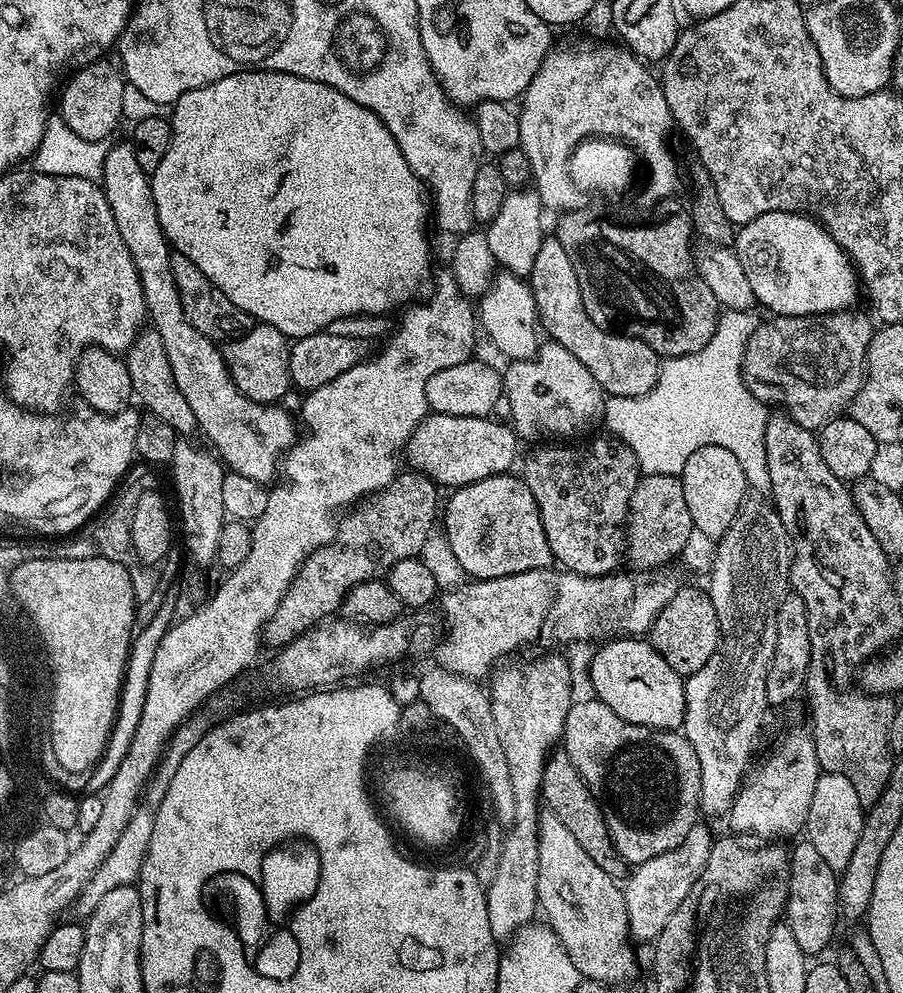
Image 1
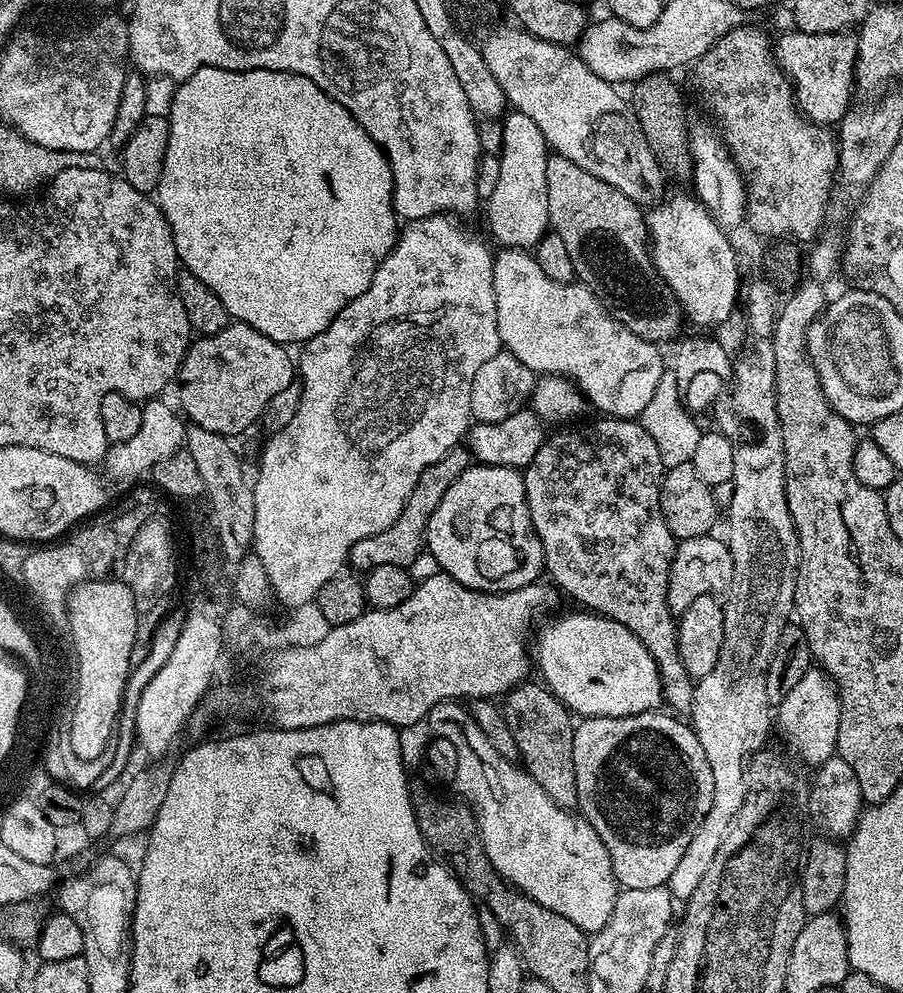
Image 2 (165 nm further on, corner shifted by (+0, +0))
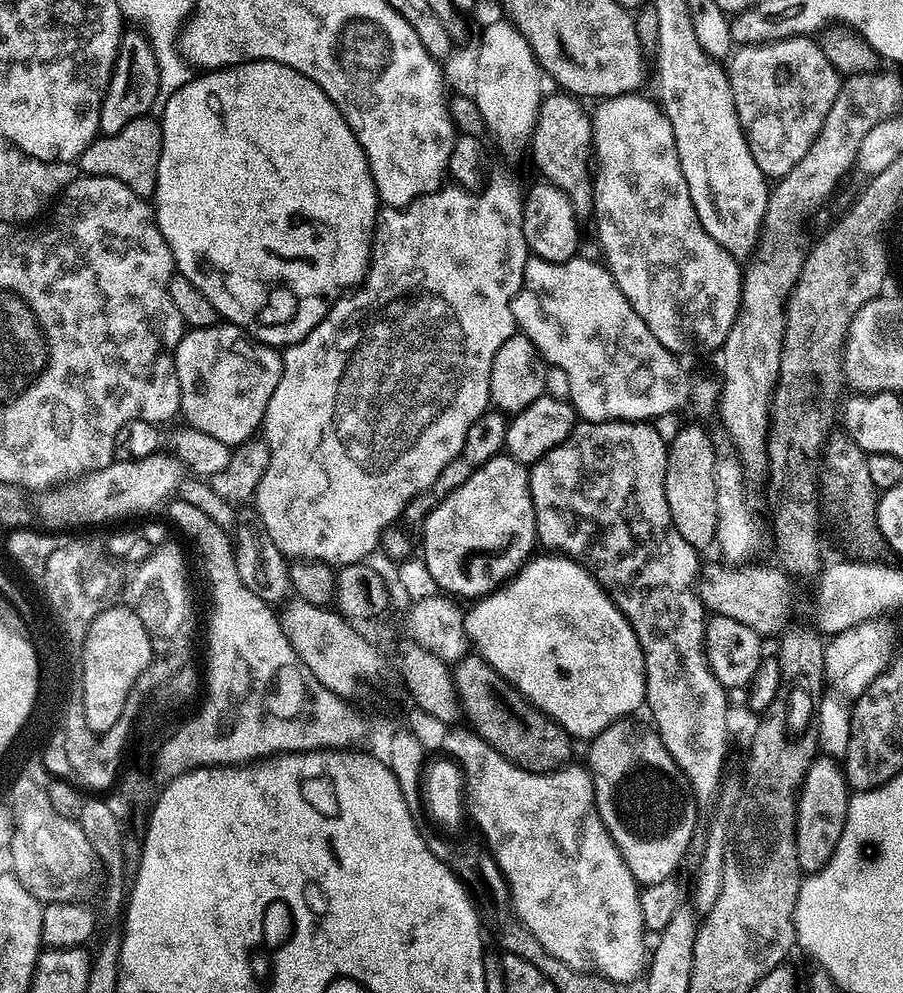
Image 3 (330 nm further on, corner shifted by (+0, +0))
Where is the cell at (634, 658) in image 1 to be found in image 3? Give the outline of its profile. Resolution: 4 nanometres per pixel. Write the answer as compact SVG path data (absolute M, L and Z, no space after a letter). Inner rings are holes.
M559 554L540 555L544 556L538 557L539 555L537 555L535 558L529 559L528 563L507 584L493 592L492 595L477 599L473 603L476 605L472 609L470 607L467 609L465 628L468 631L471 647L503 680L509 680L539 712L544 712L552 721L565 728L569 736L577 741L584 740L583 742L588 742L599 732L606 730L606 726L610 726L614 720L631 717L635 713L632 711L639 704L641 707L645 703L642 646L638 646L638 638L628 624L628 620L616 609L616 604L604 593L604 589L592 577L592 573L588 571L583 563L569 560L567 556Z

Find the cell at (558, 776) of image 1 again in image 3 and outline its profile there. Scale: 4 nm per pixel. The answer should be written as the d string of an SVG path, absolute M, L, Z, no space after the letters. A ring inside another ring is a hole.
M469 654L455 661L452 680L456 683L462 712L466 720L469 720L467 723L471 731L481 736L510 763L527 772L543 774L557 772L573 759L574 740L568 735L568 731L544 712L539 712L509 680L503 680L479 654Z

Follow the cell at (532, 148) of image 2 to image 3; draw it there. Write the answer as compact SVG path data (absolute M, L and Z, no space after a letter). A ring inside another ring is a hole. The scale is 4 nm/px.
M502 18L485 28L476 58L472 97L482 113L485 129L490 136L492 134L501 154L510 160L520 157L523 153L525 155L529 149L533 130L536 128L537 112L544 97L542 78L544 79L544 74L536 56L517 28Z

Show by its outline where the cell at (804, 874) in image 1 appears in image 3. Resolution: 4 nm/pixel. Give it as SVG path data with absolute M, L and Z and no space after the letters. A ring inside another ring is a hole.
M817 755L805 774L796 802L796 845L801 873L820 872L830 862L838 838L842 838L842 826L846 826L849 795L843 767L829 756Z

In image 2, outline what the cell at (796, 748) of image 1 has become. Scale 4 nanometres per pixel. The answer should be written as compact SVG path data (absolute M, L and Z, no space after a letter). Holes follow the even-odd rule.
M813 666L806 674L802 674L798 686L786 694L786 698L778 706L780 720L778 716L778 728L784 735L784 740L801 756L804 760L809 760L812 766L819 766L830 759L836 750L836 739L838 738L838 722L840 721L840 694L836 690L836 685L832 683L832 677L819 667Z

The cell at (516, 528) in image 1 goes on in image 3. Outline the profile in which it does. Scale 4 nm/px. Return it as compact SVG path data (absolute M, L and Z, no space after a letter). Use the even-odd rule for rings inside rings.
M501 454L486 462L458 490L454 490L441 500L422 525L424 531L424 551L422 557L434 578L437 589L453 598L472 596L483 598L492 595L508 583L533 555L532 547L537 547L534 502L528 481L529 469L519 464L513 456Z

